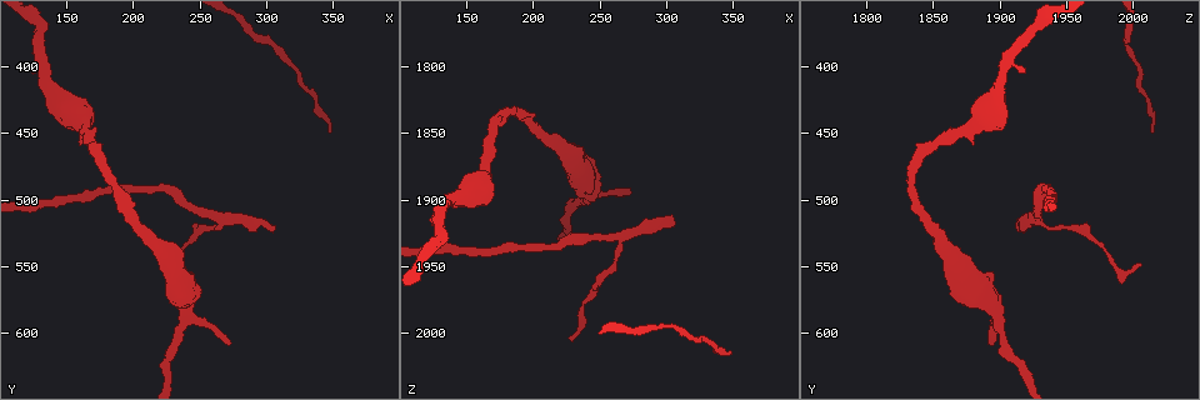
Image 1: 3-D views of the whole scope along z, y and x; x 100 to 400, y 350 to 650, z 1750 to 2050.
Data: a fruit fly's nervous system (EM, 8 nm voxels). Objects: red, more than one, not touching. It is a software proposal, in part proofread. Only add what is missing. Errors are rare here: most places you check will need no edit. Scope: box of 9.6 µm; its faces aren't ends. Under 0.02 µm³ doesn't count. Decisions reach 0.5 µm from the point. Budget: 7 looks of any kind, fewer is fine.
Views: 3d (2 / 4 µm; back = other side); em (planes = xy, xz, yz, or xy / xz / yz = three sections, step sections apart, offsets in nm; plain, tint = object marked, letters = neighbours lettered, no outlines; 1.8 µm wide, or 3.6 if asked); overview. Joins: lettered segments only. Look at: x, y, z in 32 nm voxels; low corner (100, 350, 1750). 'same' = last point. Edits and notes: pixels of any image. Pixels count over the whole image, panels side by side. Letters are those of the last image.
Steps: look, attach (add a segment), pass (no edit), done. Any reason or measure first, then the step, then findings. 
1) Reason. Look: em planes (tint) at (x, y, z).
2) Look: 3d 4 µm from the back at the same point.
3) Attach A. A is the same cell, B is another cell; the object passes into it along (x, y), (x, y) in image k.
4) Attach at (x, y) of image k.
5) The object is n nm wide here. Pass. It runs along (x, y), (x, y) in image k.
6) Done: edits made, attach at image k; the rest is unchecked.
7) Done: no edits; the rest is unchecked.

Branch stops here. Look: 3d 2 µm from the back at (306, 520, 1918).

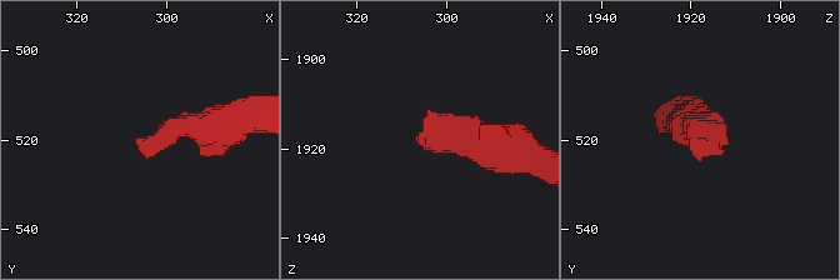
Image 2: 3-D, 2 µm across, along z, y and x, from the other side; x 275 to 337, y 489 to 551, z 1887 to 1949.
Look: em xy step 4 (letters) at (306, 520, 1918).

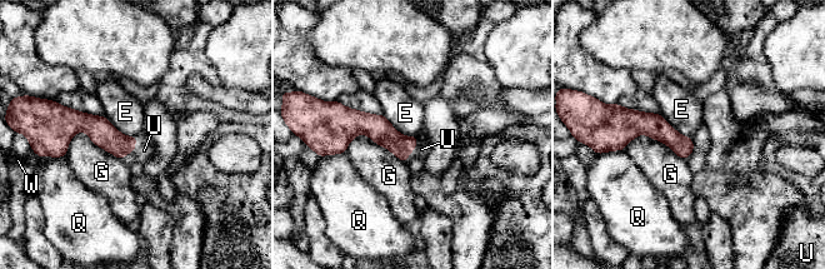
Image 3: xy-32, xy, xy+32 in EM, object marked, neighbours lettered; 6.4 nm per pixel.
Look: em planes (letters) at the same point.

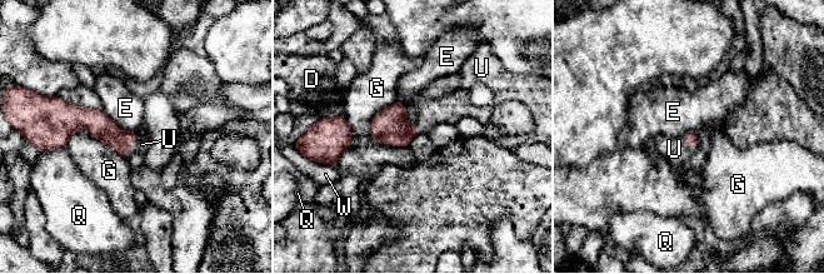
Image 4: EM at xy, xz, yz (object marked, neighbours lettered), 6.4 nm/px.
Attach U. U is the same cell, D, E, G, Q and W are other cells; the object passes into it along (99, 124), (131, 145), (141, 144) in image 4; the cell continues.

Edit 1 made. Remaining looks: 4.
See it whole again. Look: overview.

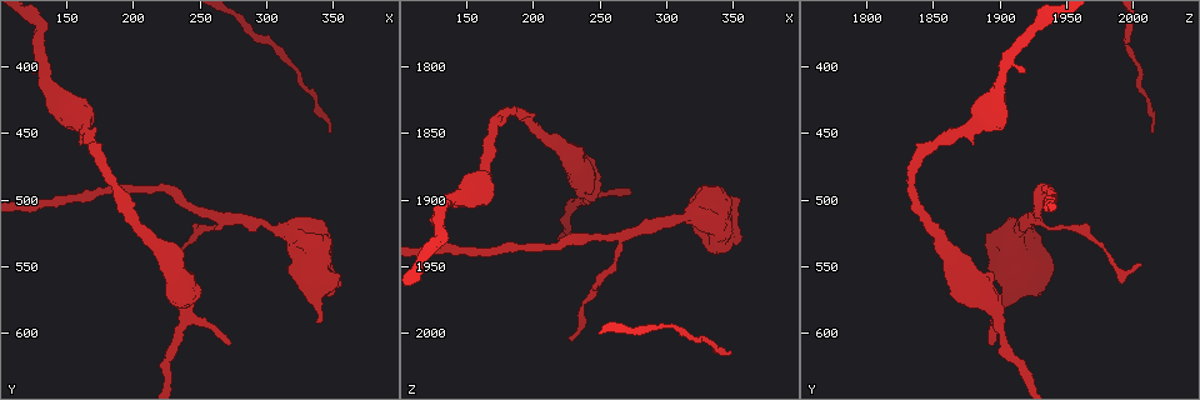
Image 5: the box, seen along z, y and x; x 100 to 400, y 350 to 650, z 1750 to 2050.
Look: em planes (tint) at (228, 546, 2004).

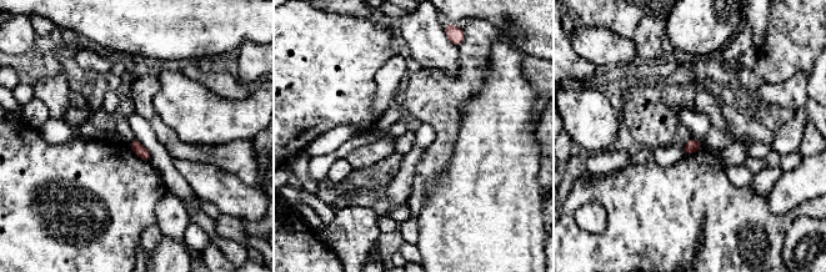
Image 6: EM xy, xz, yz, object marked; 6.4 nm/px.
Look: em planes (letters) at the same point.

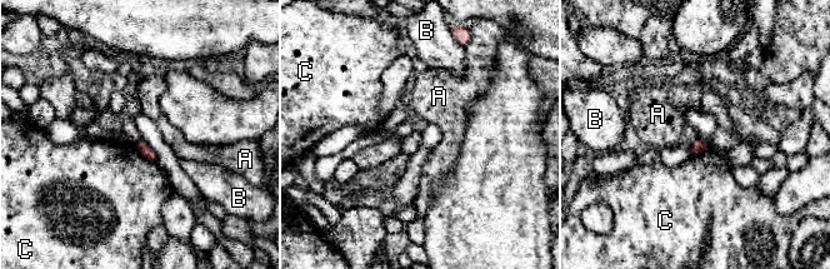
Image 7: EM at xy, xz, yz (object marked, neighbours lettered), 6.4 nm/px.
Pass. A, B and C are other cells; a border runs along (135, 145), (145, 157), (155, 162) in image 7; none of them fits.

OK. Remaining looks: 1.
Done: edits made, attach at image 4; the rest is unchecked.

